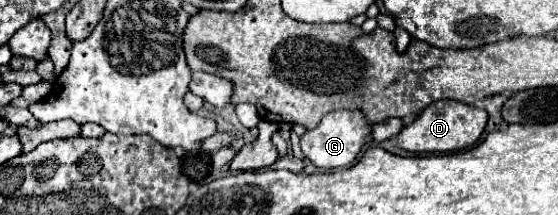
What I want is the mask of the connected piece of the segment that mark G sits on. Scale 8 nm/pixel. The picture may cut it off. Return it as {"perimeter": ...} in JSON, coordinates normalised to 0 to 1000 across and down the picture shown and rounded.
{"perimeter":[[[599,516],[588,526],[566,600],[548,609],[538,637],[538,693],[545,712],[548,740],[556,740],[566,777],[577,786],[602,786],[602,777],[624,777],[642,702],[652,674],[652,647],[663,628],[663,581],[656,572],[656,553],[649,544],[645,516]]]}

